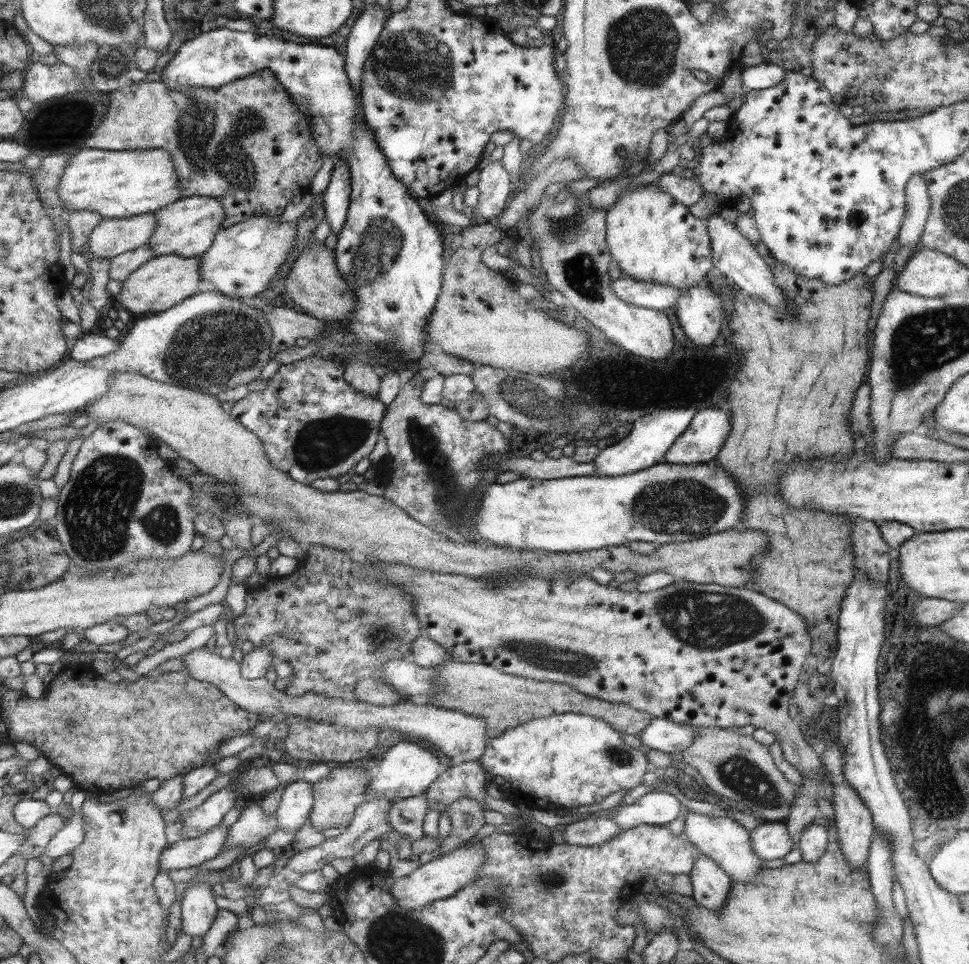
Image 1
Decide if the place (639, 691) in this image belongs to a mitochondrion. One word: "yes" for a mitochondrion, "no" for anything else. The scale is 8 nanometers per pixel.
no

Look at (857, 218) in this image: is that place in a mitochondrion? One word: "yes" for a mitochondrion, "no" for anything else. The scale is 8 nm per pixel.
no

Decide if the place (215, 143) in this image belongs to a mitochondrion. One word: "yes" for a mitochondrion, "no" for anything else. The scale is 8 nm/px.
yes

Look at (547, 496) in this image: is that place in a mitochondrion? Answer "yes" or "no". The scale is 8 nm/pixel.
no

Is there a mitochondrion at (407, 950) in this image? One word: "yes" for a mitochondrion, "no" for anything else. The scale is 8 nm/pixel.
yes

